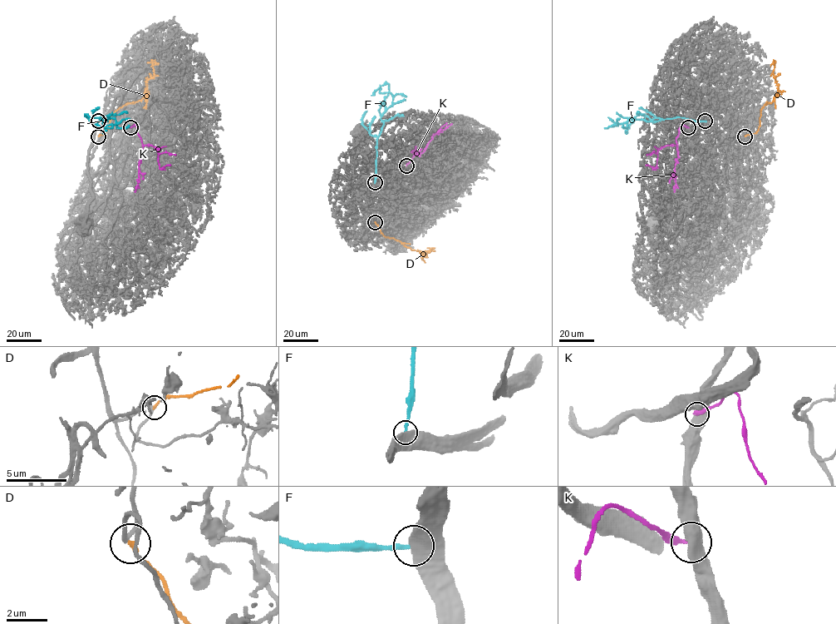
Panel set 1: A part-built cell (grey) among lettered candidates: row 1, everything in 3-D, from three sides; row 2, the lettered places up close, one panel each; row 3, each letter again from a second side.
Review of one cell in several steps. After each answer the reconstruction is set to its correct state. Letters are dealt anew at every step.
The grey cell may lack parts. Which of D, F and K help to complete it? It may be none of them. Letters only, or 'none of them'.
none of them

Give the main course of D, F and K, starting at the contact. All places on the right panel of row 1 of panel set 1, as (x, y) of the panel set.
D: (745, 136), (755, 133), (759, 126), (760, 111), (777, 95), (778, 86), (774, 76), (773, 60), (770, 66)
F: (705, 121), (681, 117), (651, 121), (629, 118), (606, 128), (618, 124)
K: (688, 127), (681, 125), (676, 138), (676, 146), (666, 146), (658, 150), (656, 169), (646, 165)

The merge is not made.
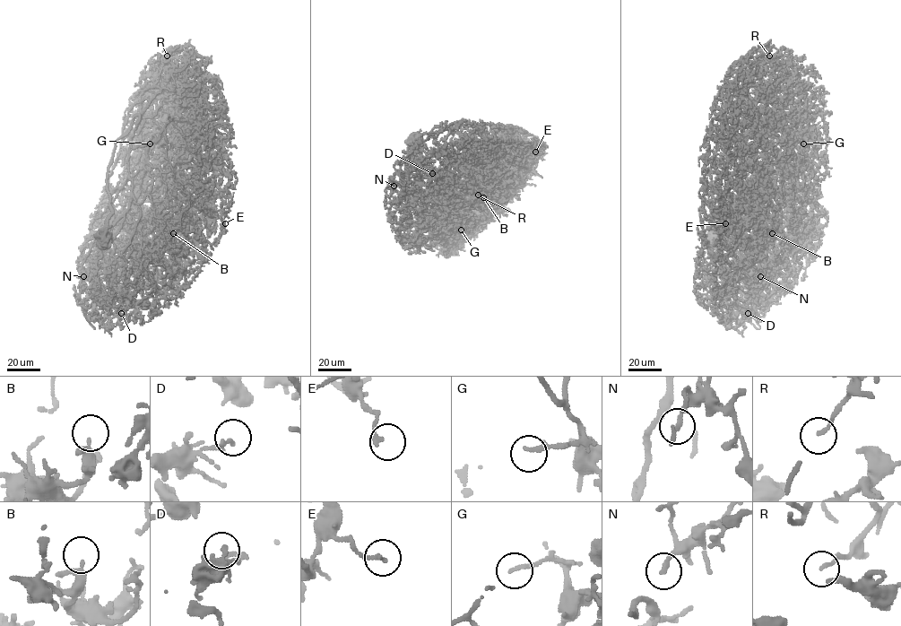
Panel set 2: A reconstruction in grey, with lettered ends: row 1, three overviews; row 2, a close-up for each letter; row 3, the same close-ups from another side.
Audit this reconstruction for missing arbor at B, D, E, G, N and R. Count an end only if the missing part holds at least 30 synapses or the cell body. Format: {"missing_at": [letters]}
{"missing_at": []}

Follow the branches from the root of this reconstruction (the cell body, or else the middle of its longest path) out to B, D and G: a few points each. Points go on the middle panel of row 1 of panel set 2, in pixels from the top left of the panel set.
B: (412, 143), (420, 192), (437, 190), (450, 175), (436, 176), (458, 162), (483, 197)
D: (412, 143), (420, 192), (437, 190), (450, 175), (441, 182), (442, 171), (405, 163), (411, 158), (432, 173)
G: (412, 143), (422, 165), (420, 192), (437, 190), (459, 175), (452, 193), (461, 230)

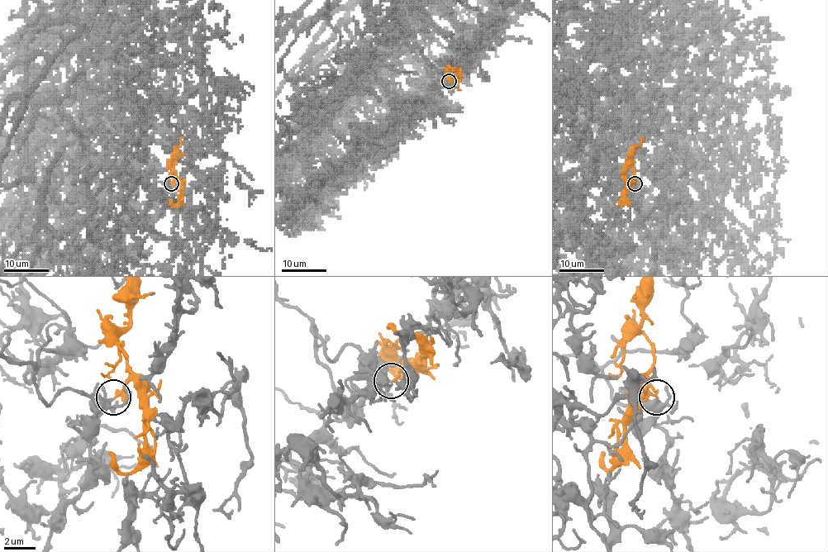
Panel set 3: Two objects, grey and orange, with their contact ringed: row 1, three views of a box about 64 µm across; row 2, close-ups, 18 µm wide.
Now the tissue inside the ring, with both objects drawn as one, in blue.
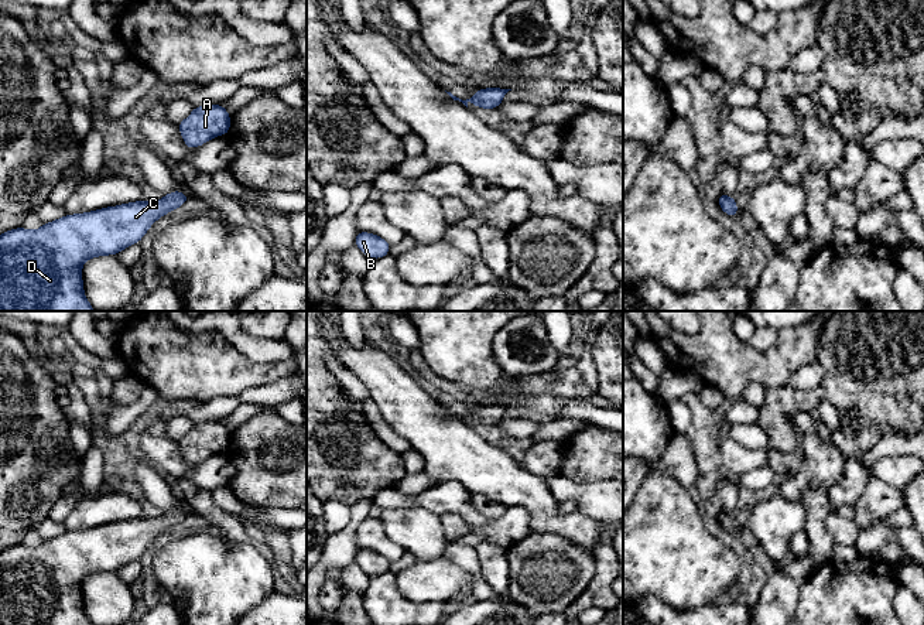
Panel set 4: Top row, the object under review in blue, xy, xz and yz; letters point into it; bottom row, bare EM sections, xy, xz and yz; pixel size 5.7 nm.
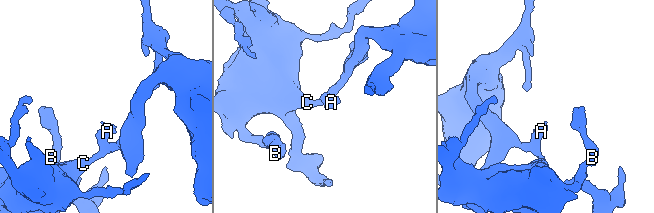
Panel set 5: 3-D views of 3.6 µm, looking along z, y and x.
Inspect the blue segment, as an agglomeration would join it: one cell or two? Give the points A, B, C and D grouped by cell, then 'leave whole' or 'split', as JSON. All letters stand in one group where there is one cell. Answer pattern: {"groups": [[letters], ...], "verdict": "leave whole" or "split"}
{"groups": [["A", "B", "C", "D"]], "verdict": "leave whole"}

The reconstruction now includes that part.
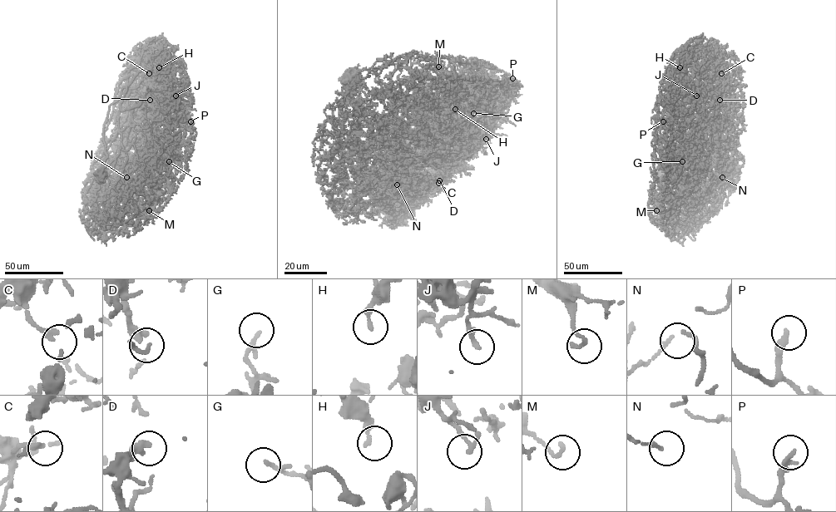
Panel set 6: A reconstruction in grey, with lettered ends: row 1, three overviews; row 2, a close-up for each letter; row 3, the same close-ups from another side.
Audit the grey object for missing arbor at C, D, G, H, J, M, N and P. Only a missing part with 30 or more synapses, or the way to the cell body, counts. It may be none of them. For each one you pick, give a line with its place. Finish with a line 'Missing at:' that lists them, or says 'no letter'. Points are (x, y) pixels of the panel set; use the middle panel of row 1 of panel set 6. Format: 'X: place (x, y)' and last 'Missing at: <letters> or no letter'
P: place (512, 78)
Missing at: P

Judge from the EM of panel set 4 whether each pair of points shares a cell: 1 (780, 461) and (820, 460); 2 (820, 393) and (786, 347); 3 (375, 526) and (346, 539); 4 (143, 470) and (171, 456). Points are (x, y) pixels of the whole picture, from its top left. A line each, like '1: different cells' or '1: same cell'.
1: different cells
2: different cells
3: different cells
4: different cells

